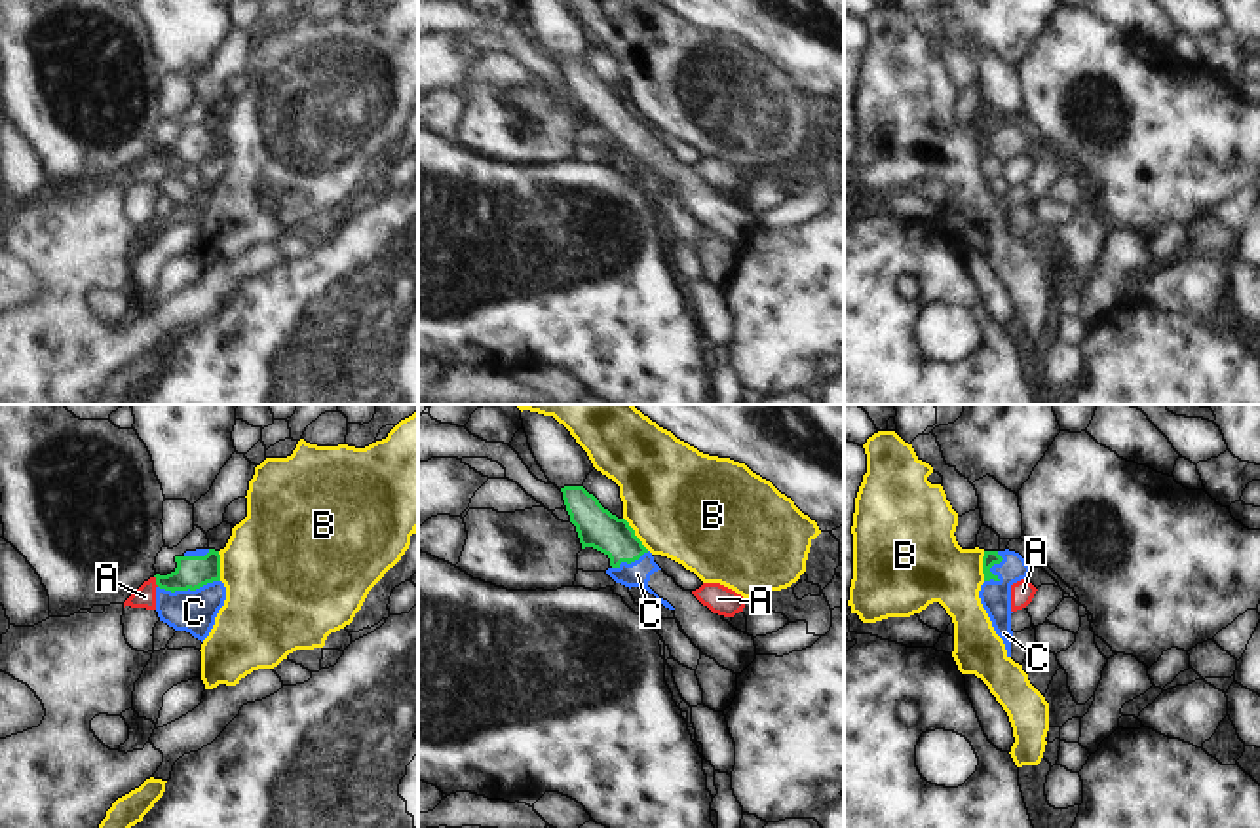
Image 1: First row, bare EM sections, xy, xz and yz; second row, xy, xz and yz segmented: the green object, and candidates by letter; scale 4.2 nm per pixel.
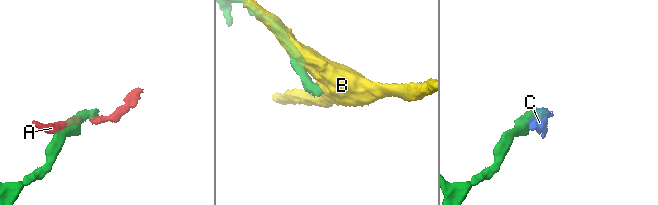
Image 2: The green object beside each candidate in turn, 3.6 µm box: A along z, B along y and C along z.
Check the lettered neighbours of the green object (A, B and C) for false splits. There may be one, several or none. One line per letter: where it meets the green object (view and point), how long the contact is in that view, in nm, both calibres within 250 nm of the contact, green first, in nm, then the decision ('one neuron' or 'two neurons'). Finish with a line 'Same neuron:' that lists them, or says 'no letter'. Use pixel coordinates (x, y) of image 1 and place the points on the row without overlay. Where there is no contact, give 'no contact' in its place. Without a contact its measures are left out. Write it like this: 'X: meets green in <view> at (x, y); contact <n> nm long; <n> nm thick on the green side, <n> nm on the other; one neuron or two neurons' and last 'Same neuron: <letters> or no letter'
A: meets green in xy at (156, 156); contact 50 nm long; 140 nm thick on the green side, 100 nm on the other; two neurons
B: meets green in xz at (633, 109); contact 180 nm long; 170 nm thick on the green side, 460 nm on the other; two neurons
C: meets green in xy at (189, 162); contact 260 nm long; 140 nm thick on the green side, 180 nm on the other; one neuron
Same neuron: C

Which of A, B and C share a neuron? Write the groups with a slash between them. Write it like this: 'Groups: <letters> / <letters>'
Groups: A / B / C

